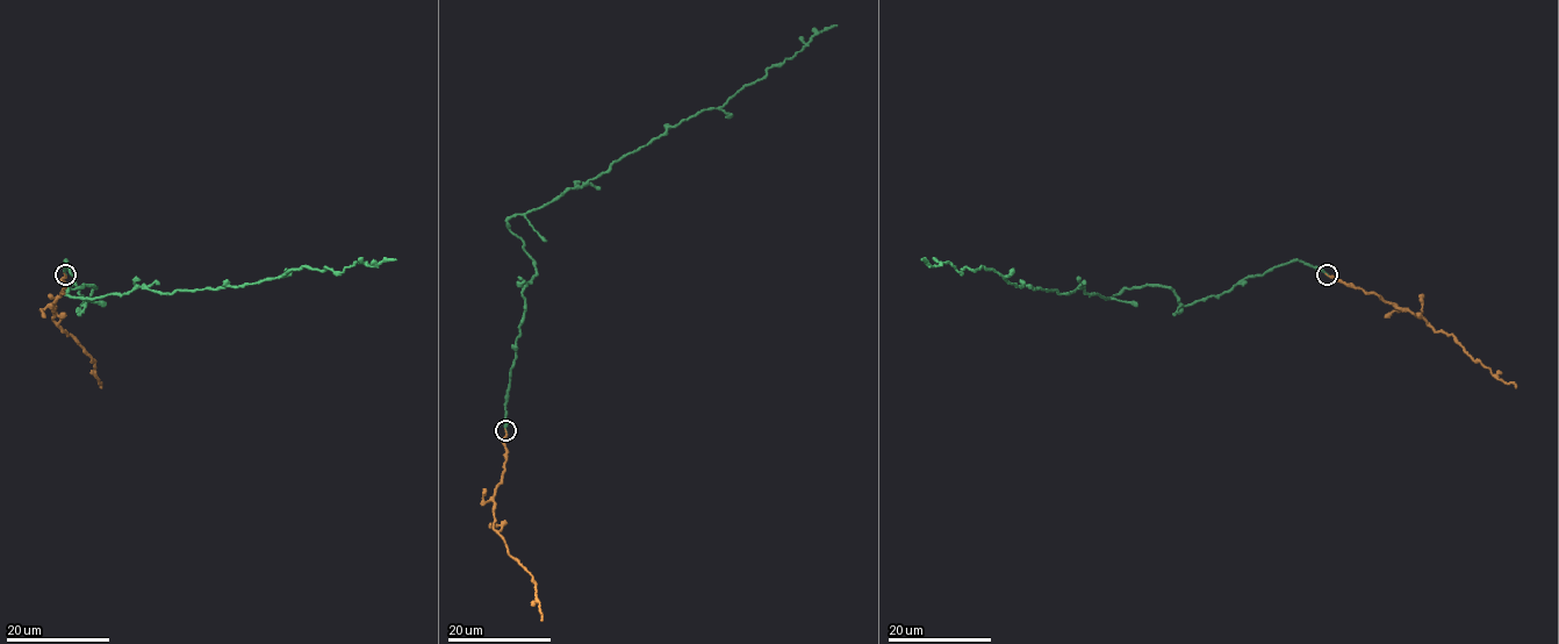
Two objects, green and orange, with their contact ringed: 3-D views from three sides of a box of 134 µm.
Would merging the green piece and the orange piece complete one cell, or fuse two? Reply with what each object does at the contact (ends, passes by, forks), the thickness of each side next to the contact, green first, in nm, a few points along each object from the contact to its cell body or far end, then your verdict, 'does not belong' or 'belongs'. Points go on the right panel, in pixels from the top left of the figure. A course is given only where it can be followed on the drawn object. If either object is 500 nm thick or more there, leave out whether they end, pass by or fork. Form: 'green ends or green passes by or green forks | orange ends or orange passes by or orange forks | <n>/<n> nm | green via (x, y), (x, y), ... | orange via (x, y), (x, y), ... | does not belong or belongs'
green ends | orange ends | 220/100 nm | green via (1327, 274), (1291, 260), (1183, 306), (1156, 285), (1105, 298), (922, 259) | orange via (1327, 274), (1408, 308), (1436, 331), (1451, 335), (1472, 358), (1516, 387) | belongs

